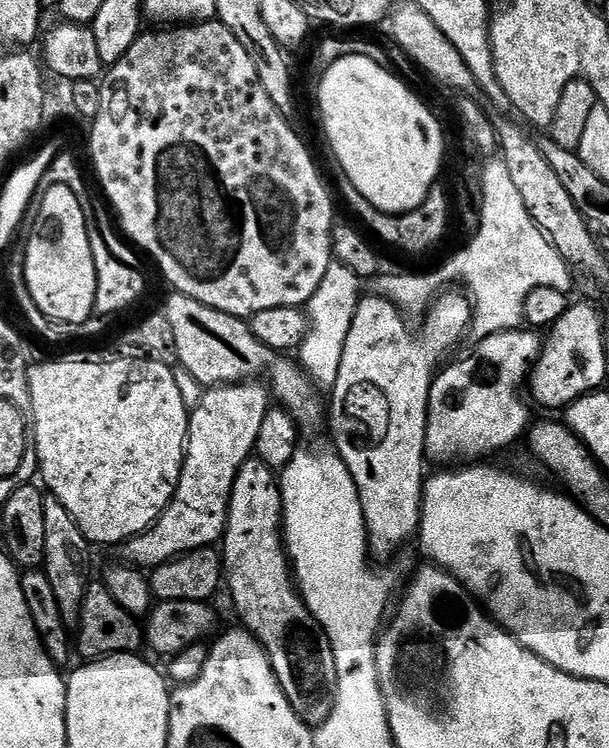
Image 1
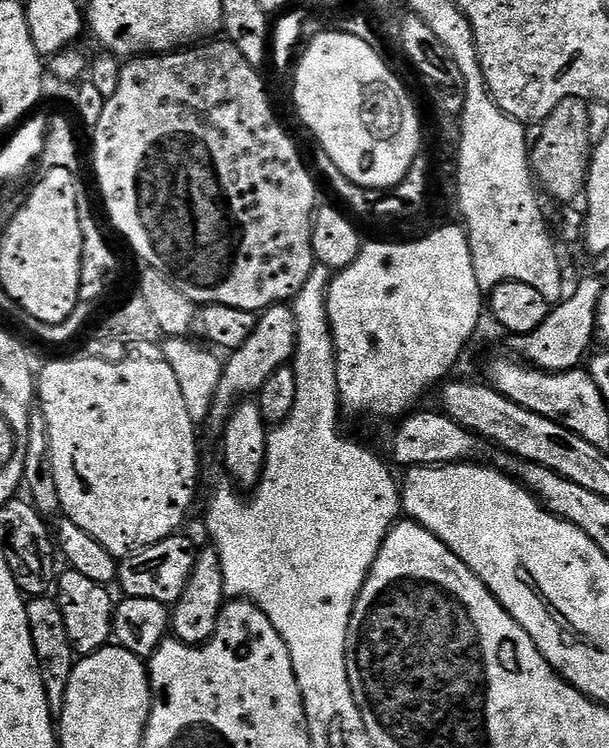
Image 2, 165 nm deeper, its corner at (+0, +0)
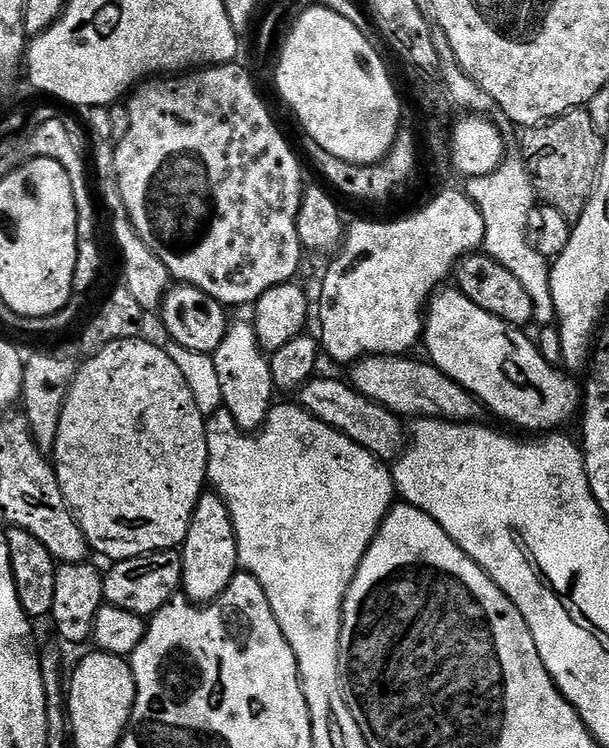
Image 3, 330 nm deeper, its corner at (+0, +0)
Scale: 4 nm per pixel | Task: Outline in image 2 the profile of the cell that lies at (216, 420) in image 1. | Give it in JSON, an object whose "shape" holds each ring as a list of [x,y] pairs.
{"shape":[[[275,304],[259,313],[256,329],[240,348],[231,353],[229,360],[223,361],[221,382],[218,384],[216,397],[213,400],[211,419],[227,421],[232,409],[251,394],[259,393],[266,378],[274,370],[285,367],[293,359],[296,350],[296,319],[288,304]]]}

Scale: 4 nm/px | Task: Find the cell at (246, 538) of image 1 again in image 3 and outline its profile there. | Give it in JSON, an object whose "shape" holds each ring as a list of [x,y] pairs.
{"shape":[[[244,320],[229,323],[222,346],[211,353],[214,367],[218,370],[219,385],[224,399],[223,411],[230,413],[237,429],[255,434],[263,428],[268,412],[274,407],[272,392],[277,391],[274,378],[270,374],[269,357],[258,342],[255,323]]]}

